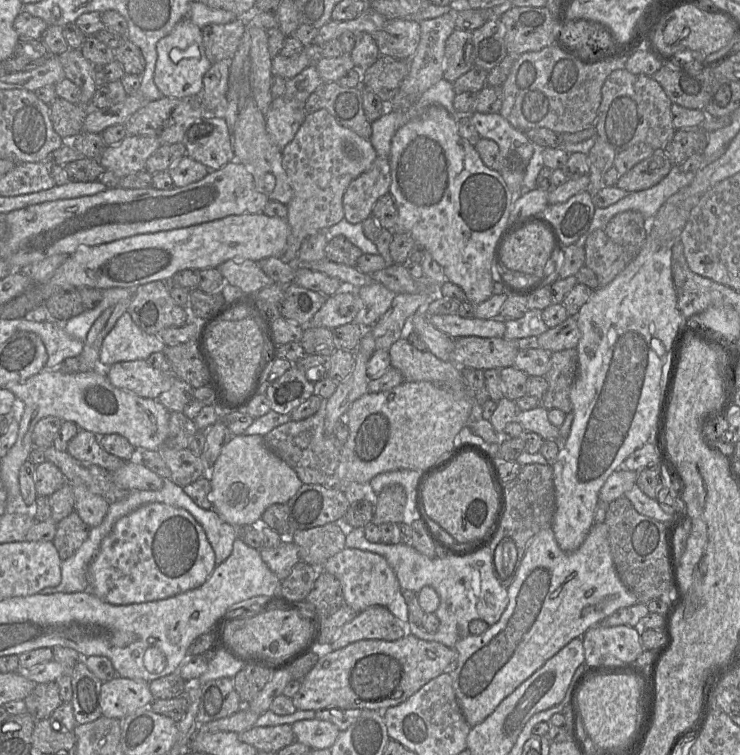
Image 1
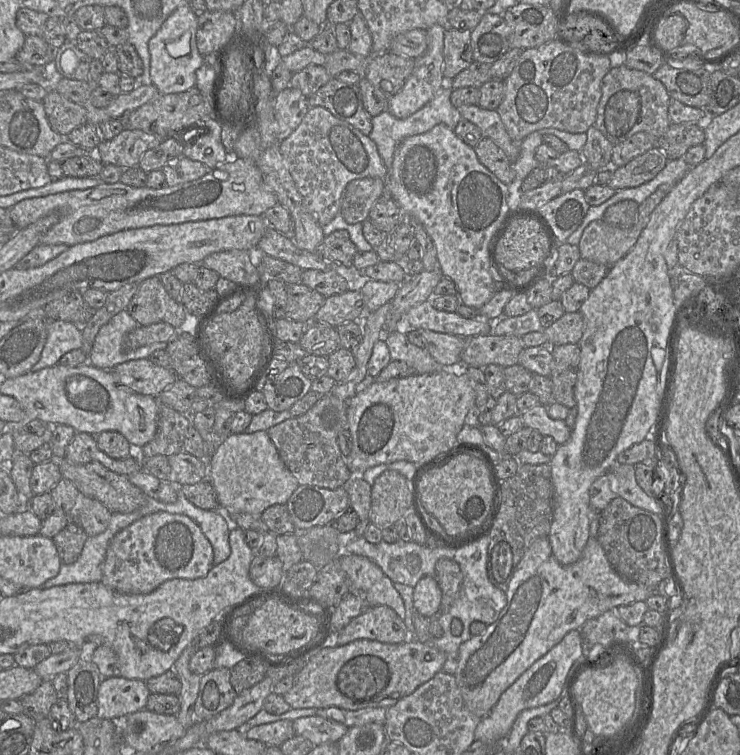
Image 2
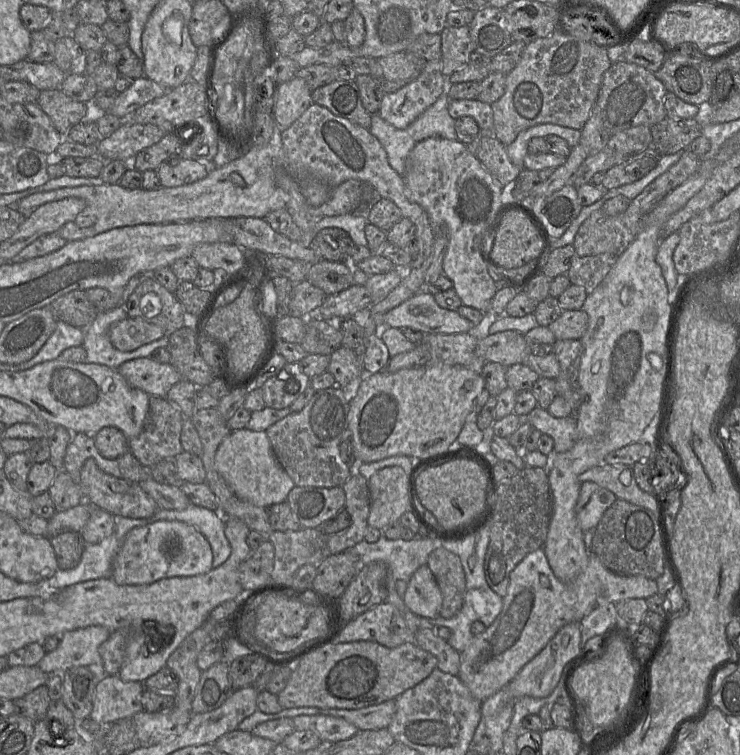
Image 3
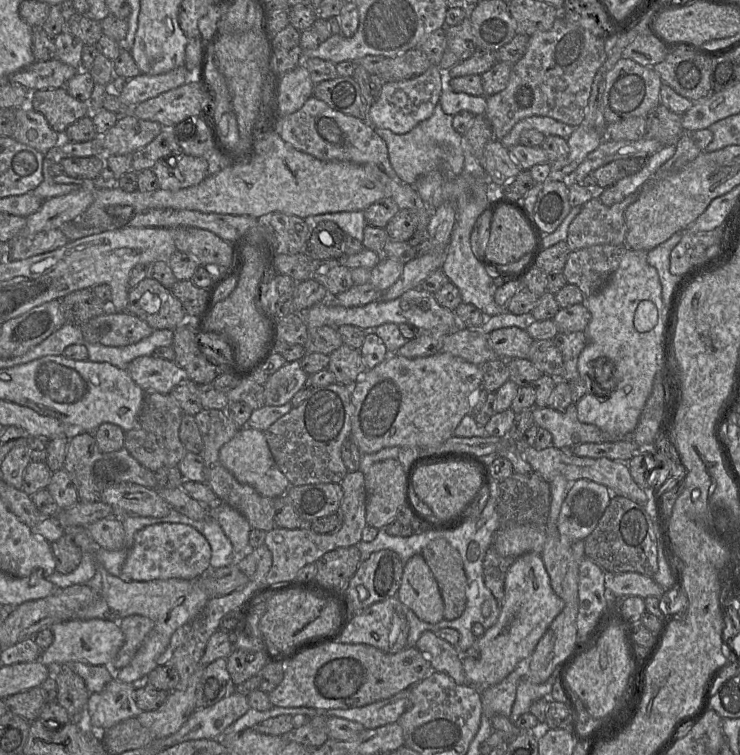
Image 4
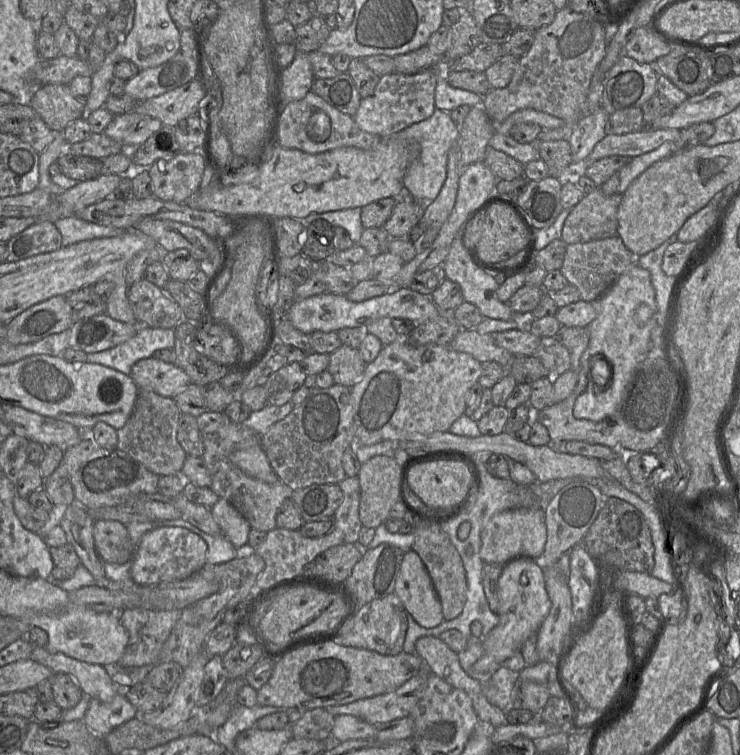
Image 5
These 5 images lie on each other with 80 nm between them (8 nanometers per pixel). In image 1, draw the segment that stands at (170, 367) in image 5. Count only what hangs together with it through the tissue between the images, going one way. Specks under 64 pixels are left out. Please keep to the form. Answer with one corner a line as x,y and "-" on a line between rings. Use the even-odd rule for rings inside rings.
146,360
123,361
101,369
113,386
150,399
167,391
175,378
150,366

